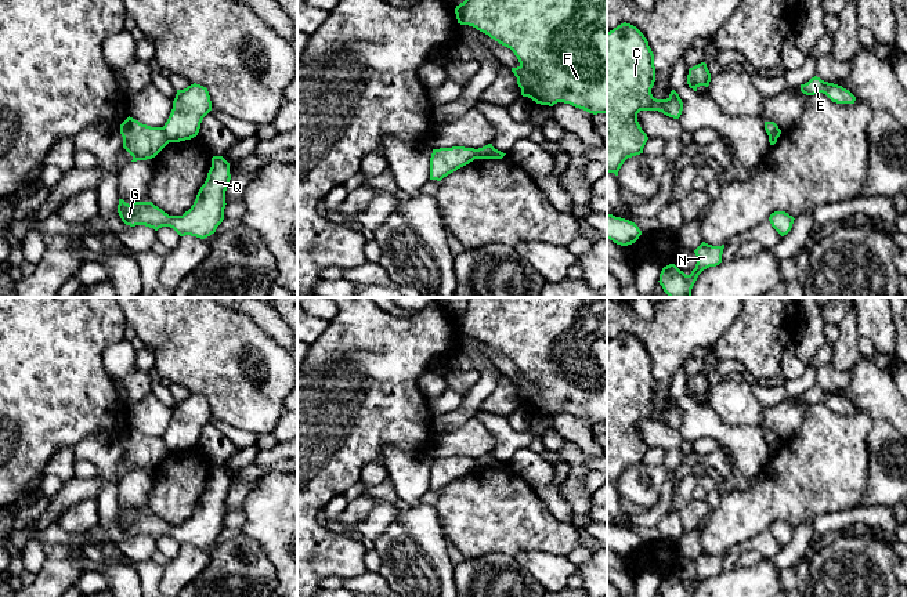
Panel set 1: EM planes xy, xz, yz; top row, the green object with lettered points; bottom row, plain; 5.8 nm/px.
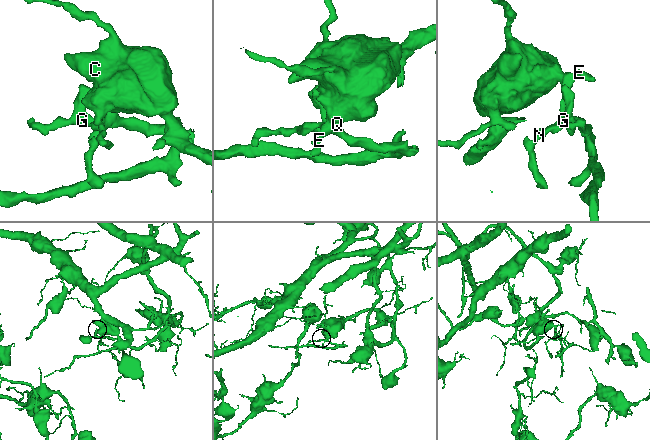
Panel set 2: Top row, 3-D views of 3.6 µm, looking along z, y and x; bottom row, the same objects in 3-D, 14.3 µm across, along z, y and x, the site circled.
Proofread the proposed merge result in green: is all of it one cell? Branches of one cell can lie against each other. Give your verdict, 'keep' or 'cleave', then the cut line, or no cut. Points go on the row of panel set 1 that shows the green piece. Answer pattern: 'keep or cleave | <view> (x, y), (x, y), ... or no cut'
cleave | xy (161, 127), (170, 141)

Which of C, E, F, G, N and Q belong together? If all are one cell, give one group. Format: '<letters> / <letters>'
C E F / G N Q

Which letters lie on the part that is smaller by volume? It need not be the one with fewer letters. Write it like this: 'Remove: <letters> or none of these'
Remove: G, N, Q

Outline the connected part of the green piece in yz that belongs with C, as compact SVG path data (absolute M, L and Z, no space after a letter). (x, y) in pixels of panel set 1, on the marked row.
M621 23L607 32L607 173L618 171L628 158L643 153L648 140L637 122L640 111L658 111L679 119L683 102L672 90L666 100L657 100L651 94L655 82L654 54L644 35L630 23Z

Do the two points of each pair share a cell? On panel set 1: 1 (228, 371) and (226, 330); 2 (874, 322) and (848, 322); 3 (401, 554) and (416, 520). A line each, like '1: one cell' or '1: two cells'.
1: one cell
2: two cells
3: one cell

